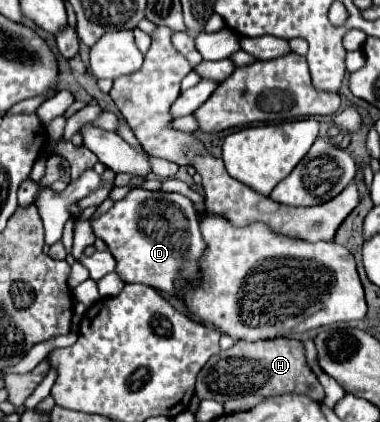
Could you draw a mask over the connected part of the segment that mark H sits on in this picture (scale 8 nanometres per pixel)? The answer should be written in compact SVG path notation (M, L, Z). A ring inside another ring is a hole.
M277 337L271 341L245 343L237 341L231 349L211 357L197 375L195 395L199 399L227 401L235 395L283 395L283 393L305 393L315 401L323 401L323 387L303 357L305 345L295 339Z

